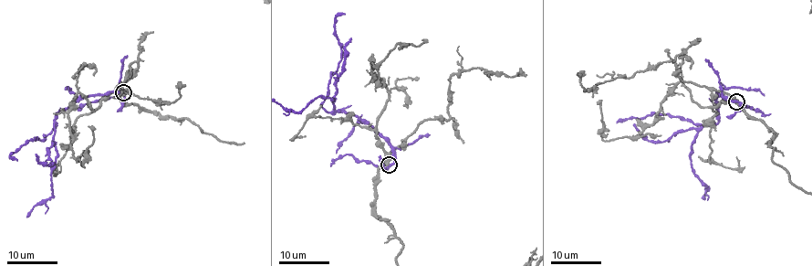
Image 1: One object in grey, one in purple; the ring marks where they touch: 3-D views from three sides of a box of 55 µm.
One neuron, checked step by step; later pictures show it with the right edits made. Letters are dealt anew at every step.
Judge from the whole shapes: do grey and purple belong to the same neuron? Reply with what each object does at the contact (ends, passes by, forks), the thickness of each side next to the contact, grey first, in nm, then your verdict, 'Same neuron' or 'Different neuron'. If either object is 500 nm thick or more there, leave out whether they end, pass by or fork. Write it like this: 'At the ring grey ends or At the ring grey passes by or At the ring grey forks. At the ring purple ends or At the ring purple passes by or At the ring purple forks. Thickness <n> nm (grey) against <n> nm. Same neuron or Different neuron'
Thickness 600 nm (grey) against 320 nm. Different neuron

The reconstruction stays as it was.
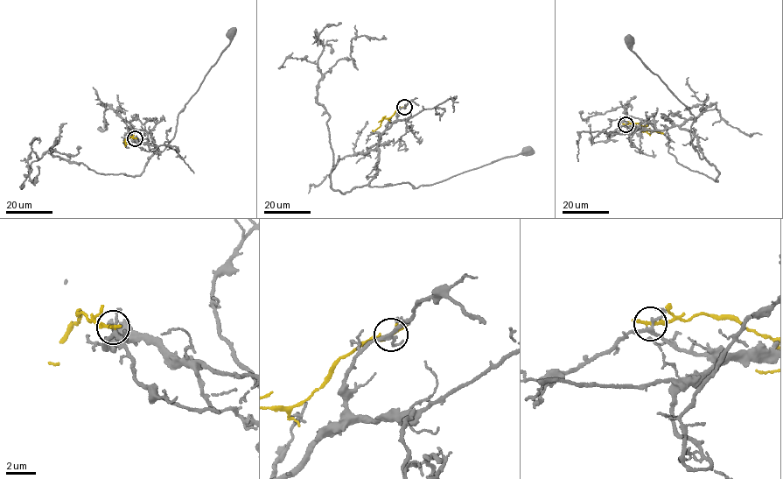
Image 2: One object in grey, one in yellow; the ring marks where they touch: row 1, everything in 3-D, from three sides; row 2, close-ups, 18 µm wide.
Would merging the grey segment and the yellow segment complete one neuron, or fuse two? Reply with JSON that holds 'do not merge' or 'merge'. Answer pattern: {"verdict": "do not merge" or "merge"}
{"verdict": "do not merge"}

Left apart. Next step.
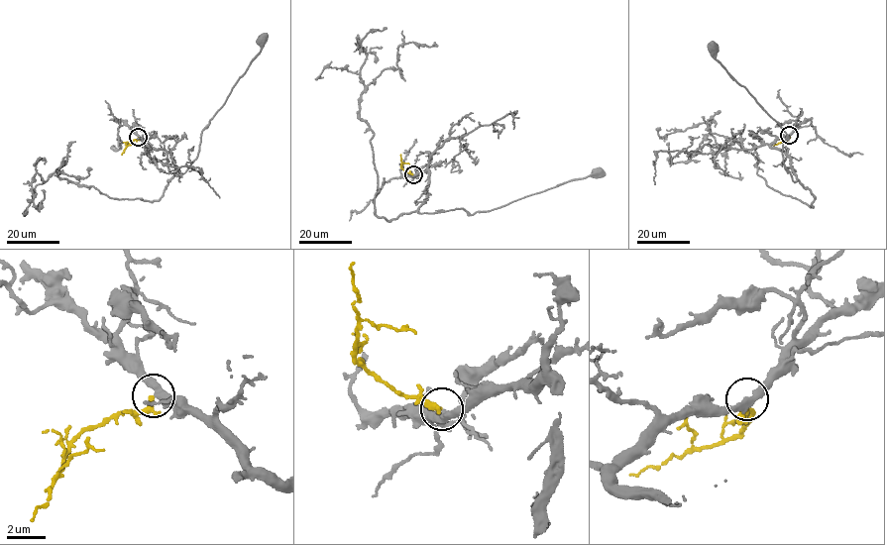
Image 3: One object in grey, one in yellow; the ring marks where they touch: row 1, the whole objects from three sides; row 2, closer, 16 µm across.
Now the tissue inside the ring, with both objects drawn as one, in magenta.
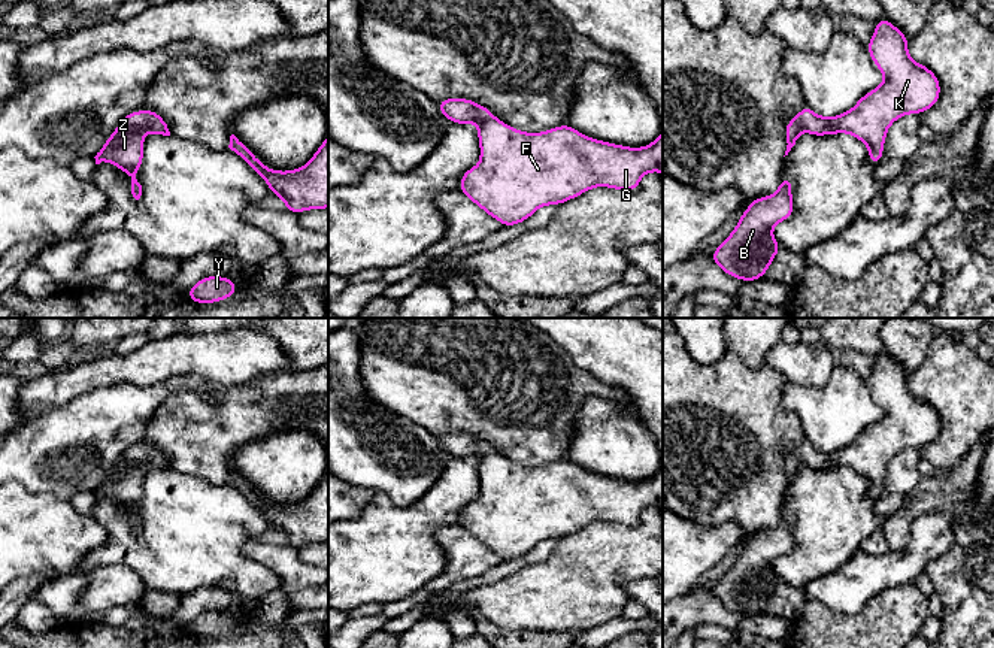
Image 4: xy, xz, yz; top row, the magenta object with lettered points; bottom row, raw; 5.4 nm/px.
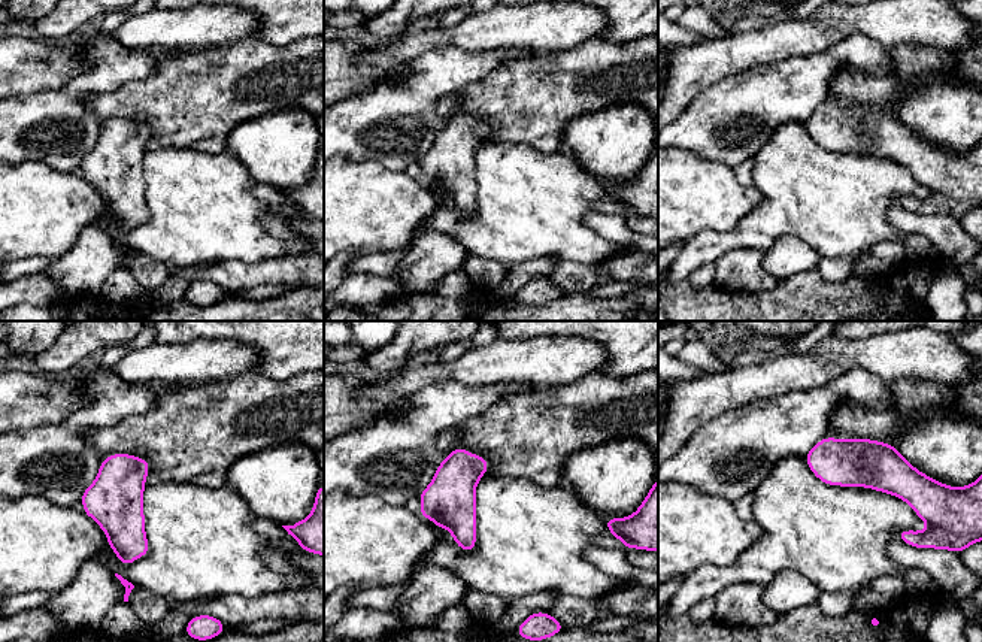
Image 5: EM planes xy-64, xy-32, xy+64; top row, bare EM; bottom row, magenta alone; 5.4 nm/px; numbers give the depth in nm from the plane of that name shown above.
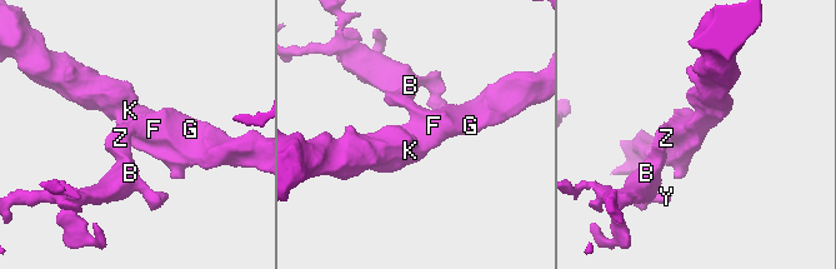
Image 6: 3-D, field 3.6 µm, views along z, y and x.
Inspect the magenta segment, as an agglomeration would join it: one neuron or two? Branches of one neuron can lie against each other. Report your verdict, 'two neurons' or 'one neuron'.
one neuron

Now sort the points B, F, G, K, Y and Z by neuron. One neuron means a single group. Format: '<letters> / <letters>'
B F G K Y Z

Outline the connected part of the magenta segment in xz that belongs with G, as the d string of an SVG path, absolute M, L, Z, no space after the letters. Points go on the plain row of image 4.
M443 433L437 440L451 457L478 458L481 494L463 508L460 526L503 561L519 558L536 543L561 539L594 521L633 526L645 508L663 508L663 466L648 481L628 482L587 472L567 458L542 467L524 467L470 433Z

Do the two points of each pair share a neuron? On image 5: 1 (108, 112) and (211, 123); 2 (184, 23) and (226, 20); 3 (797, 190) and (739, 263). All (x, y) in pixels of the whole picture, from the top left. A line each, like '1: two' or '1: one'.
1: one
2: one
3: two

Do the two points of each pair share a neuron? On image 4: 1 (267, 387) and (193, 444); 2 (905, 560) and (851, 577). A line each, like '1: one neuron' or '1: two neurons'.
1: one neuron
2: one neuron

